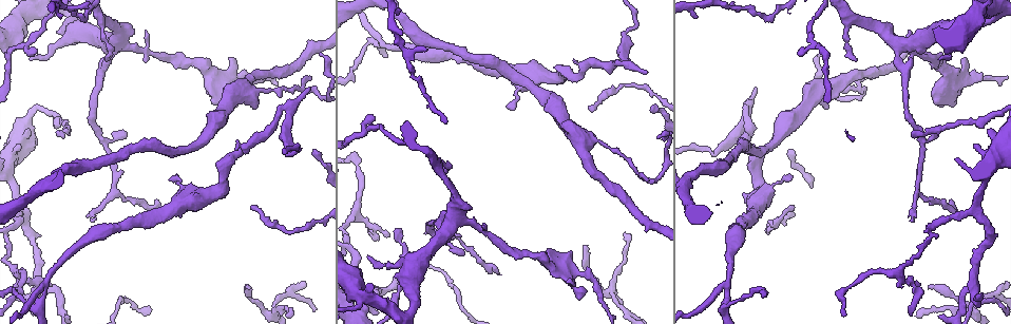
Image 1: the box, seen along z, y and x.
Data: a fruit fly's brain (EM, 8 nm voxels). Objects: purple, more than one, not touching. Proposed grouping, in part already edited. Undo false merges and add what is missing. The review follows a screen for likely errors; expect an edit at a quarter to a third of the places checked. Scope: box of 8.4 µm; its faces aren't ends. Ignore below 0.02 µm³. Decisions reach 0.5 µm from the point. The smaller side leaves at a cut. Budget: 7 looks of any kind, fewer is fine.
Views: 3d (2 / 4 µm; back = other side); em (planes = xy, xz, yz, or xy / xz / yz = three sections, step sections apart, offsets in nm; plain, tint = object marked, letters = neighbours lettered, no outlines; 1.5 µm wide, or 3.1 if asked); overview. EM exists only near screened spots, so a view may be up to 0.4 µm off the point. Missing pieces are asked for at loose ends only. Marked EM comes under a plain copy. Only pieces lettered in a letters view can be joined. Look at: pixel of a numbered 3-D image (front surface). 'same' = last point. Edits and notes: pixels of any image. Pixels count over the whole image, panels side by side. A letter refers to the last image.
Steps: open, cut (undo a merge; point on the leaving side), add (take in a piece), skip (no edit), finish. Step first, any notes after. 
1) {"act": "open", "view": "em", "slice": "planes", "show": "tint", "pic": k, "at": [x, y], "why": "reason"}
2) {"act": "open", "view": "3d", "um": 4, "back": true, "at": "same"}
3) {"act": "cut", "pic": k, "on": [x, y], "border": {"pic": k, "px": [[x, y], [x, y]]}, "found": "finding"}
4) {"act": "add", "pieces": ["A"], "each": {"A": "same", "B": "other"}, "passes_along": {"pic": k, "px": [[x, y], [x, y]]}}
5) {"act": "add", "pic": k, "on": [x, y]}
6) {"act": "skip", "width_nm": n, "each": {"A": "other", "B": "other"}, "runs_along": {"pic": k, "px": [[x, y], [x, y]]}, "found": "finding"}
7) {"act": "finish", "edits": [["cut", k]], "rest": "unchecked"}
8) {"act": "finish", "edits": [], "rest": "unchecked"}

{"act": "open", "view": "em", "slice": "yz", "step": 4, "show": "letters", "pic": 1, "at": [756, 87], "why": "tapers out"}

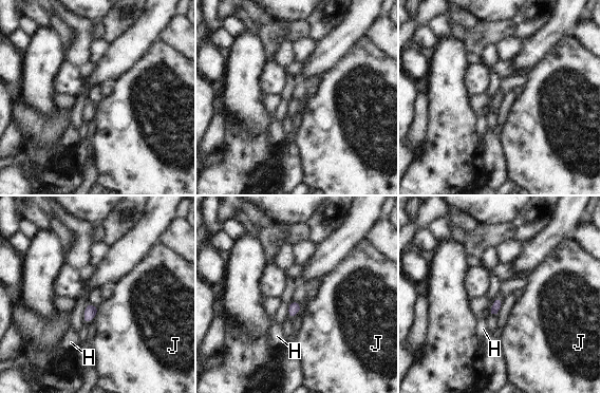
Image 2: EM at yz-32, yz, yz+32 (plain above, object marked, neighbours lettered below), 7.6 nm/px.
{"act": "skip", "each": {"H": "other", "J": "other"}, "border": {"pic": 2, "px": [[98, 307], [98, 312], [95, 315]]}, "found": "no lettered piece goes on from it"}

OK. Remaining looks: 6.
{"act": "open", "view": "em", "slice": "planes", "show": "letters", "pic": 1, "at": [173, 176], "why": "an open end"}

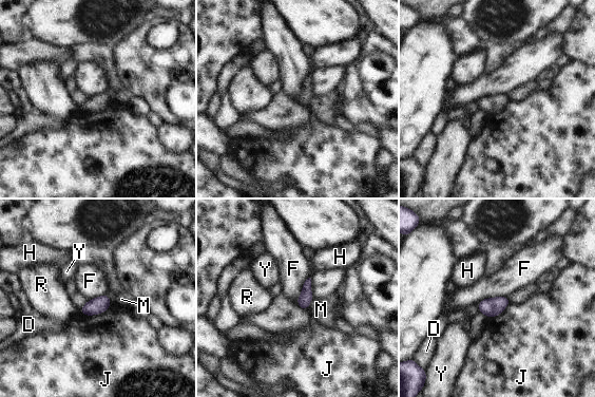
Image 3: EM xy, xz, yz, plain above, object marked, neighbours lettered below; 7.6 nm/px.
{"act": "skip", "width_nm": 100, "longest_contact_nm": ["J", 260], "each": {"D": "other", "F": "other", "H": "other", "J": "other", "M": "other", "R": "other", "Y": "other"}, "found": "no lettered piece goes on from it"}

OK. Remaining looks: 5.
{"act": "open", "view": "3d", "um": 4, "pic": 1, "at": [45, 284]}

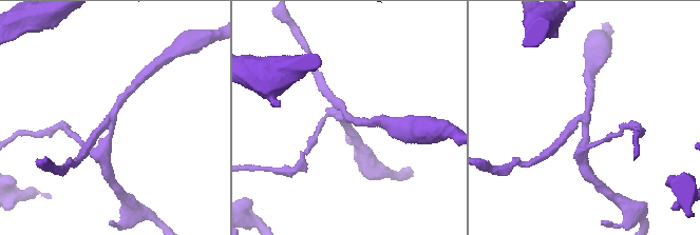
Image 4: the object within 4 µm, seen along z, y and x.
{"act": "open", "view": "em", "slice": "planes", "show": "letters", "pic": 4, "at": [585, 118], "arms": 3, "why": "need the tissue"}

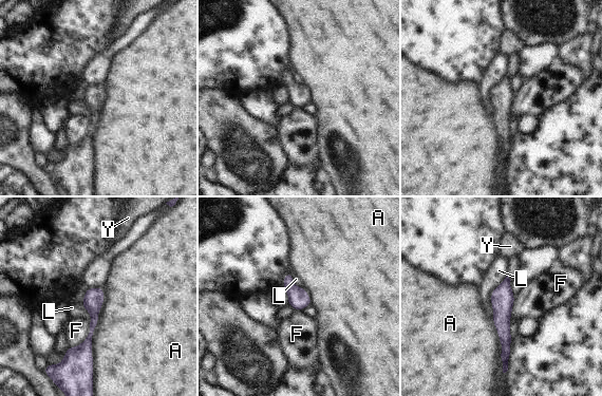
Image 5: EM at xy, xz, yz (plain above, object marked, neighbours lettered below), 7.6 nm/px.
{"act": "skip", "each": {"A": "other", "F": "other", "L": "other", "Y": "other"}, "border": {"pic": 5, "px": [[104, 287], [92, 338], [93, 372]]}, "found": "one neuron here"}

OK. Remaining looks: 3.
{"act": "finish", "edits": [], "rest": "unchecked"}

